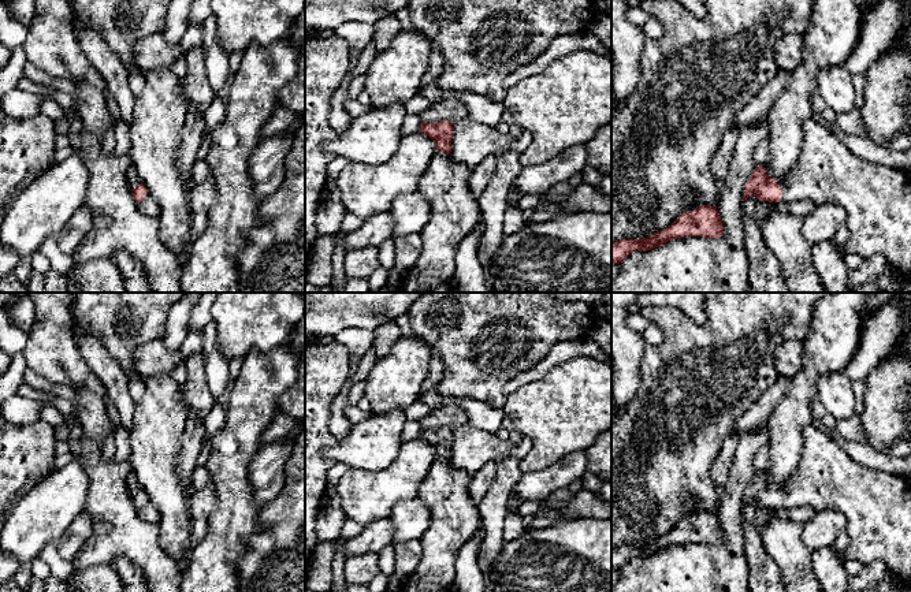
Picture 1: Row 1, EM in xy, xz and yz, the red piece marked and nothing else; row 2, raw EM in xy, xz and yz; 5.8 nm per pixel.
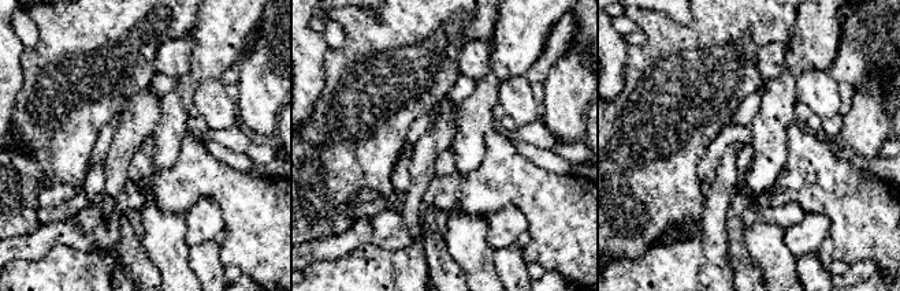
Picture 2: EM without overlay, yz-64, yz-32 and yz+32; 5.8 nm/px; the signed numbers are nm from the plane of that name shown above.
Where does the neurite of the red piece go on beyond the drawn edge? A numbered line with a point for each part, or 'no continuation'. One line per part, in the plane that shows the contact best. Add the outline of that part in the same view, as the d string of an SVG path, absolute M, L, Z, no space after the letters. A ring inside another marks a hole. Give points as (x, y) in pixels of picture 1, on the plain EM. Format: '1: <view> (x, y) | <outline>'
1: yz (877, 505) | M813 424L804 427L804 453L792 474L777 489L782 494L780 509L813 507L815 511L836 509L847 520L849 537L845 561L859 561L863 566L882 562L886 573L903 585L911 581L911 481L886 472L871 470L849 458L836 436L818 431Z

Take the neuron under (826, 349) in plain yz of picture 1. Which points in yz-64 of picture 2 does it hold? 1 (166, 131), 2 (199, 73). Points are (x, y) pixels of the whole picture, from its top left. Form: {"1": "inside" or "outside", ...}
{"1": "inside", "2": "inside"}

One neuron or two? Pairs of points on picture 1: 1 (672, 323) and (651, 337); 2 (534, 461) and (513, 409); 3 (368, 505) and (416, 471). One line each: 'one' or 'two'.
1: two
2: one
3: one

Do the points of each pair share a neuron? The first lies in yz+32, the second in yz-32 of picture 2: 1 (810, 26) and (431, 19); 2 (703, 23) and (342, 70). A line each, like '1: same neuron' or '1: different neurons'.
1: different neurons
2: same neuron

